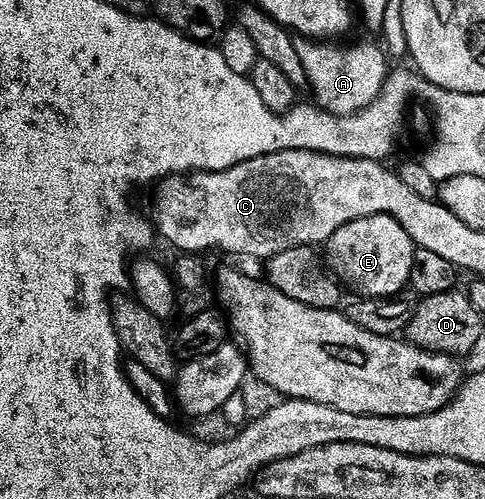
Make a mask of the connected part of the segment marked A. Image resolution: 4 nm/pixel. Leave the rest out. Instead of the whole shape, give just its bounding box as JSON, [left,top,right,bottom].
[297,43,391,117]

